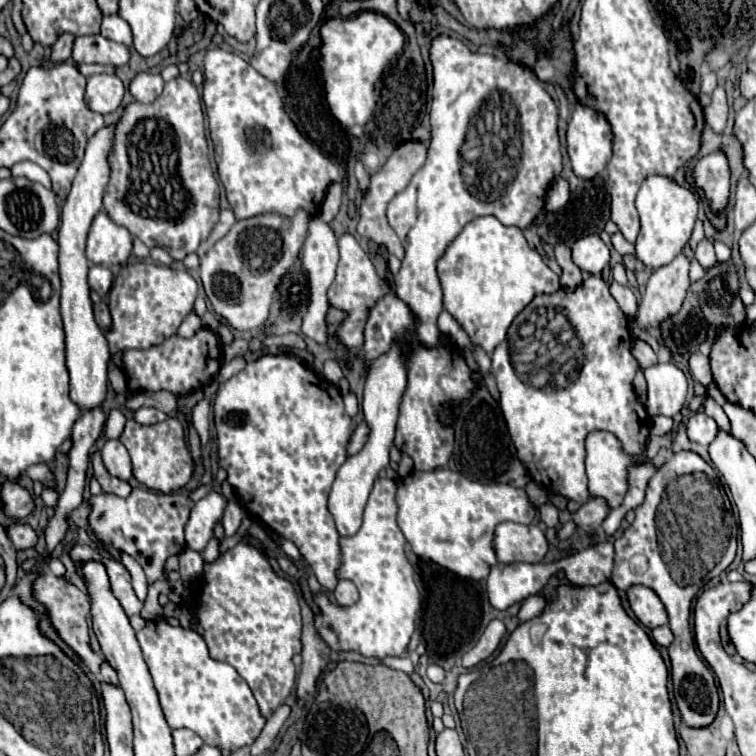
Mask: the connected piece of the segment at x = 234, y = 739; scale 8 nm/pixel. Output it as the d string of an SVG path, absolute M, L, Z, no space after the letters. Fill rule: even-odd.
M148 620L136 634L150 668L168 726L194 730L204 744L220 750L238 750L252 744L266 724L252 690L228 664L208 656L206 642L194 632L170 626L166 620Z

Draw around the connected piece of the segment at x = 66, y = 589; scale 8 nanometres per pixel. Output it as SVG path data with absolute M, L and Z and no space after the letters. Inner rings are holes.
M42 574L36 584L34 584L34 592L36 598L48 608L50 612L50 620L56 626L58 634L62 636L62 640L86 662L86 666L98 674L100 666L106 662L102 652L94 652L90 648L90 636L88 636L88 618L90 618L90 600L84 592L80 592L76 586L72 586L68 580L58 578L54 574Z

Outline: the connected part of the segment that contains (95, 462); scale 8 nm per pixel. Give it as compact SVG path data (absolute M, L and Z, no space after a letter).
M98 450L92 454L92 468L94 468L94 476L98 478L104 492L112 492L112 494L118 494L118 496L128 496L132 492L132 486L126 480L114 478L114 476L108 474L108 470L102 464Z

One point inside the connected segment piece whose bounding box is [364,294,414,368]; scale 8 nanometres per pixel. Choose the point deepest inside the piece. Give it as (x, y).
(390, 317)

